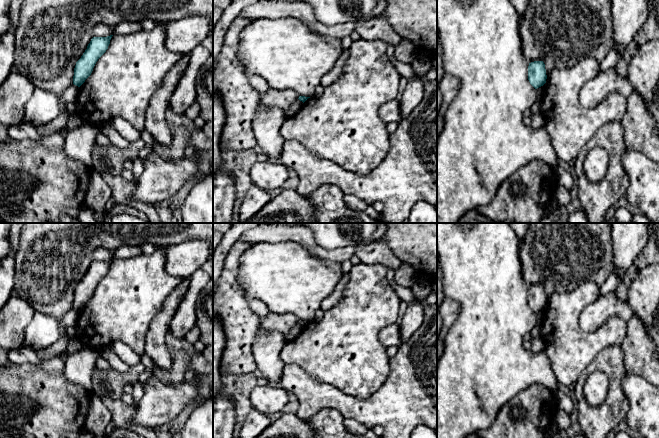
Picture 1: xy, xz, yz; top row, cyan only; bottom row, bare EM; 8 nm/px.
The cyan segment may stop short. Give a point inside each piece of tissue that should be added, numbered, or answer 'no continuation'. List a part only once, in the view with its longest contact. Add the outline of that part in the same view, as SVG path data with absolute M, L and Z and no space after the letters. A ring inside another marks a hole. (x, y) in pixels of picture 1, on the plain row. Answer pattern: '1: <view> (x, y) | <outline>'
no continuation

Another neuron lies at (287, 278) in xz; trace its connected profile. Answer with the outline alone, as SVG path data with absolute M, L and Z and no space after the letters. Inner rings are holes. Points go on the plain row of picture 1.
M260 242L252 245L241 257L239 280L246 299L258 299L276 314L293 314L299 320L313 321L322 301L333 293L342 277L341 263L312 255L302 245L292 242Z

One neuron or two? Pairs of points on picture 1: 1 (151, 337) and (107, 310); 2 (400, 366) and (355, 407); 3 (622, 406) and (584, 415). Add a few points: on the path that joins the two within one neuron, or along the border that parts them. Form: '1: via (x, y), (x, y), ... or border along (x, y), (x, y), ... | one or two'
1: border along (158, 313), (149, 326), (145, 338), (144, 353) | two
2: via (398, 380), (373, 405), (369, 405) | one
3: via (613, 410), (608, 415), (593, 415) | one

